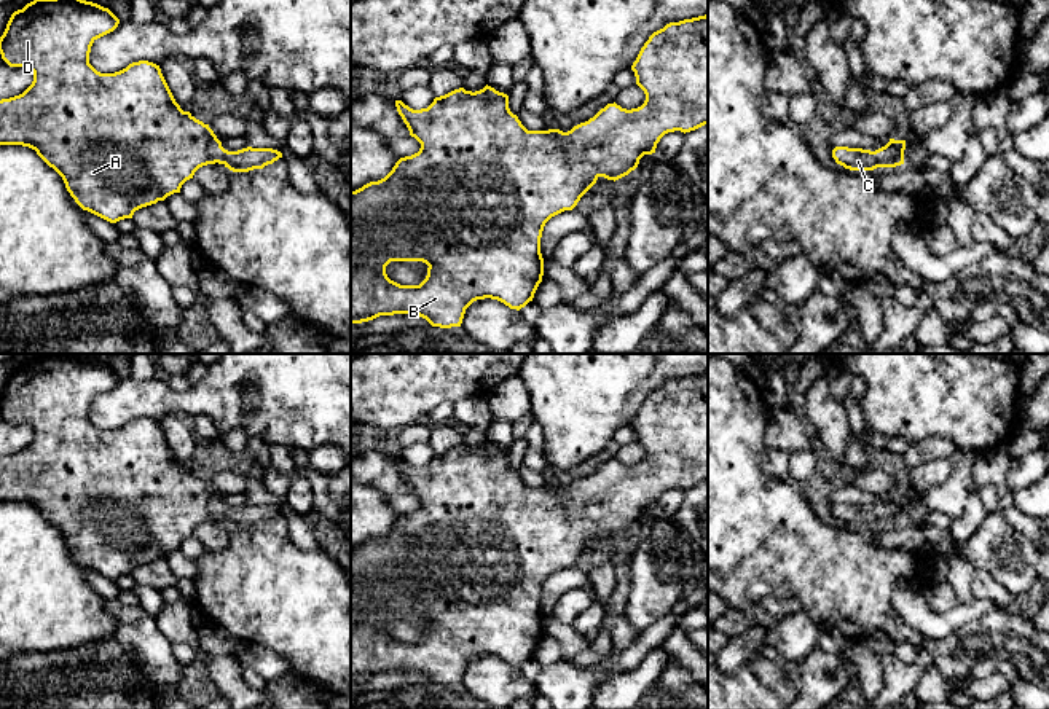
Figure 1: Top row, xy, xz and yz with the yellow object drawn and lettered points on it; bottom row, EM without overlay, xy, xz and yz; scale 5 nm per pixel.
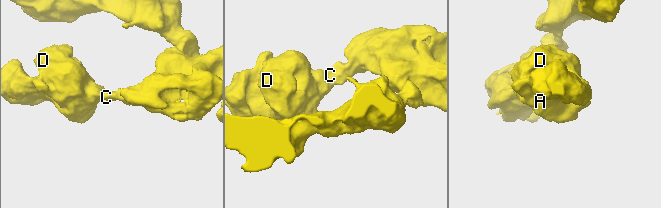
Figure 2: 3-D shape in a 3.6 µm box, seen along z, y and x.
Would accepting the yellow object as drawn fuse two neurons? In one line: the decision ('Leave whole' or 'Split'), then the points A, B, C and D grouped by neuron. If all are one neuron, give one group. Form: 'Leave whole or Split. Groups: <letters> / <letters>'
Leave whole. Groups: A B C D

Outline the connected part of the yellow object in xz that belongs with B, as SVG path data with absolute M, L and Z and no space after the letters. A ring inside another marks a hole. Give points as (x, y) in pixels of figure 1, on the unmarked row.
M708 371L670 379L654 389L631 427L646 451L641 464L627 467L615 459L607 460L568 489L528 488L510 468L509 452L488 441L475 449L454 446L421 467L395 457L399 472L421 505L400 515L384 535L351 548L351 680L414 671L432 684L451 685L461 684L466 666L477 656L497 656L517 668L532 658L544 633L540 594L545 580L572 567L599 534L615 539L628 532L644 511L655 510L665 491L686 491L708 481ZM391 618L422 618L429 623L427 633L419 642L400 642L386 631Z

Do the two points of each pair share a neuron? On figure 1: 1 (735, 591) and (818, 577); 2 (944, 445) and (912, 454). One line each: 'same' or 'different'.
1: same
2: same

